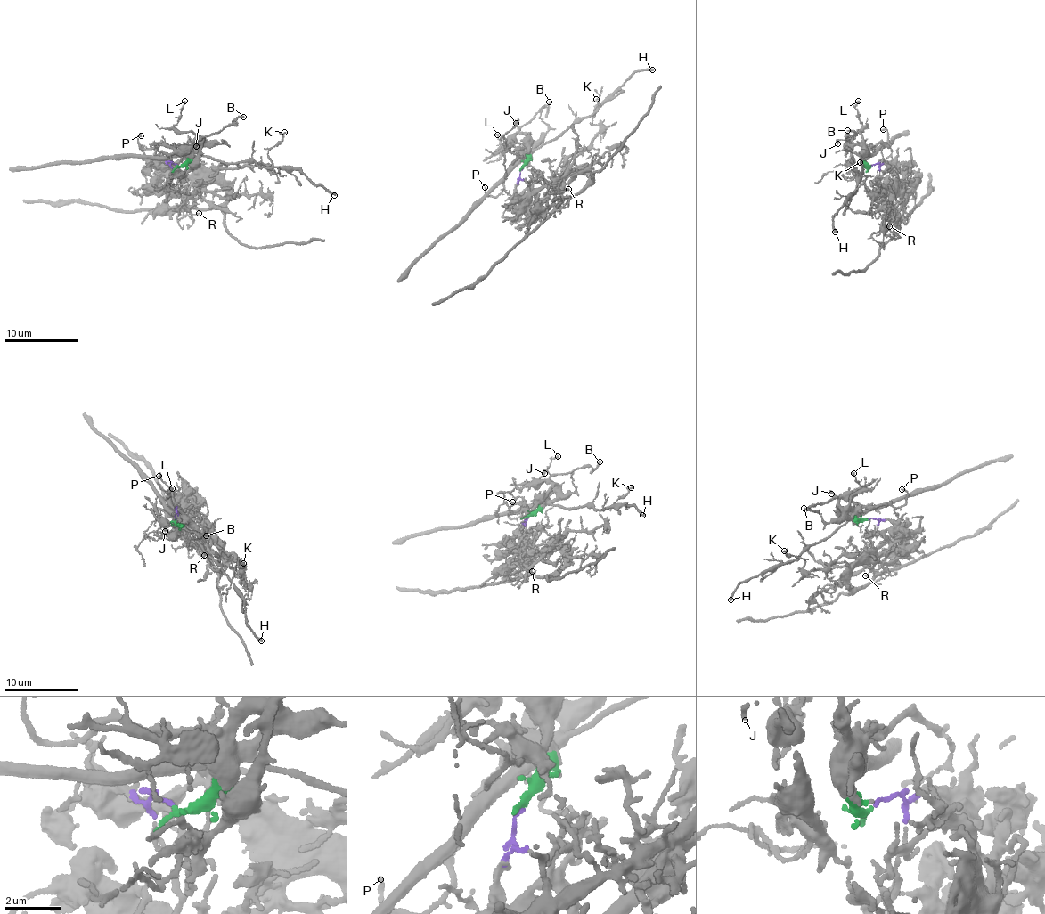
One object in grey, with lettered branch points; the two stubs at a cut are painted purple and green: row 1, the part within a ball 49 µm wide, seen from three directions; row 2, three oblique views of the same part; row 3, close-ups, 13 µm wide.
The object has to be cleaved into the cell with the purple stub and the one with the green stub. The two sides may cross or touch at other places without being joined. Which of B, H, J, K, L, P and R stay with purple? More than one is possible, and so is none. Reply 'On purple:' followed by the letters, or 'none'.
On purple: R

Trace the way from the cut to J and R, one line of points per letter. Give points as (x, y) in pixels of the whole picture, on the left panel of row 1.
J: (176, 165), (187, 159), (187, 148), (199, 140), (198, 143), (196, 140), (196, 147)
R: (176, 165), (172, 161), (171, 174), (178, 179), (179, 195), (193, 215), (199, 212)

